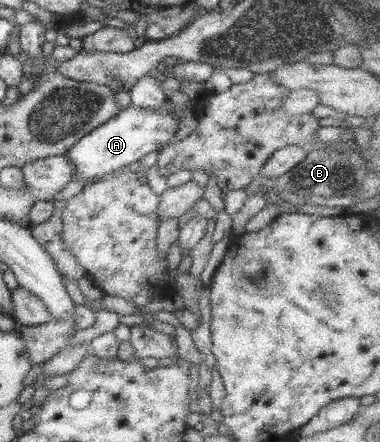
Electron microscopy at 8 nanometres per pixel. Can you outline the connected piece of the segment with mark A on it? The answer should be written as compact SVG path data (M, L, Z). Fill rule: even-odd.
M164 104L164 109L160 111L138 108L134 106L123 108L116 117L90 130L71 145L64 155L73 163L74 178L92 183L109 177L113 171L120 171L121 167L138 163L138 160L150 151L160 150L172 142L178 127L178 119L174 115L172 105Z

